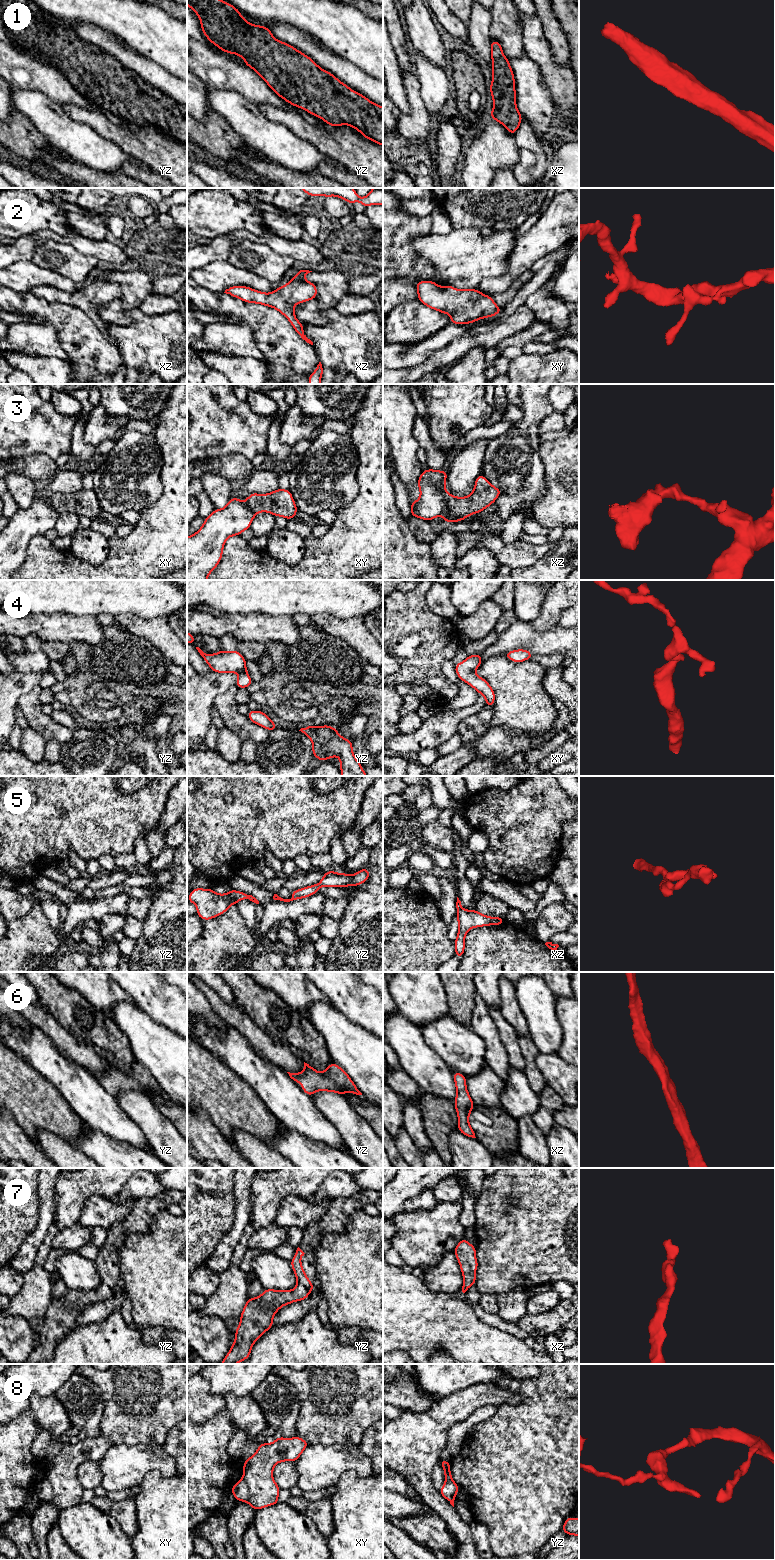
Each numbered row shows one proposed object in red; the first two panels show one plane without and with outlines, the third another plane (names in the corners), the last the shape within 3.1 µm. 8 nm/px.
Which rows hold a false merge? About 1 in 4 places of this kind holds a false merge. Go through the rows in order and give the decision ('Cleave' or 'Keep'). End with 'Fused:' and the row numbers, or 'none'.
1: Keep
2: Keep
3: Cleave
4: Keep
5: Keep
6: Keep
7: Keep
8: Cleave
Fused: 3, 8

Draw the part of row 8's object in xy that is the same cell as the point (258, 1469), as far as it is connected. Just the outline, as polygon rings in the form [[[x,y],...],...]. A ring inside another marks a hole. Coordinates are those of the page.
[[[277,1437],[272,1443],[259,1444],[258,1450],[242,1465],[249,1494],[246,1502],[256,1511],[280,1503],[280,1487],[273,1479],[274,1466],[283,1461],[296,1461],[310,1444],[300,1437]]]

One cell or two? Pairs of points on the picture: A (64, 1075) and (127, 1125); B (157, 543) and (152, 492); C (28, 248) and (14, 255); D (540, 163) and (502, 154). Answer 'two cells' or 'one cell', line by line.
A: one cell
B: two cells
C: one cell
D: two cells

